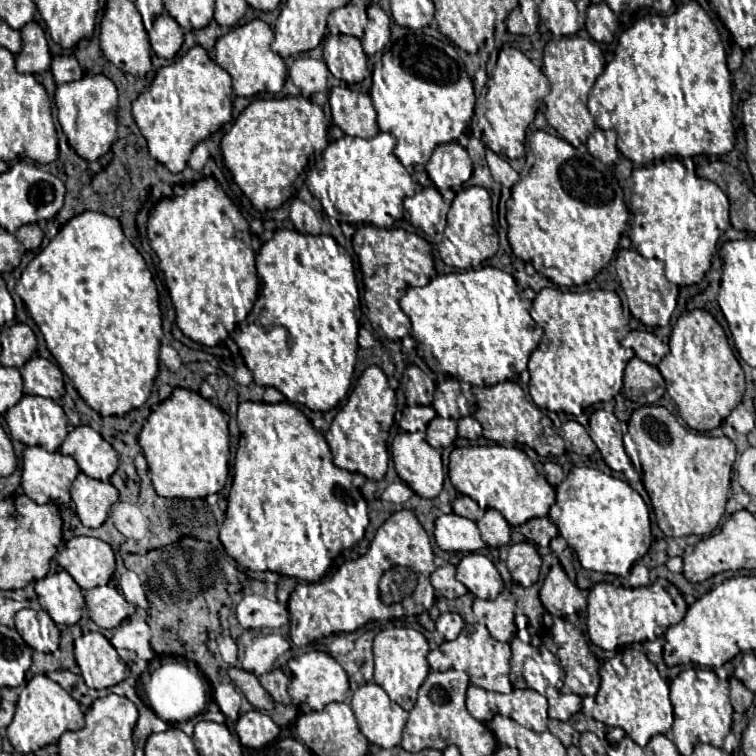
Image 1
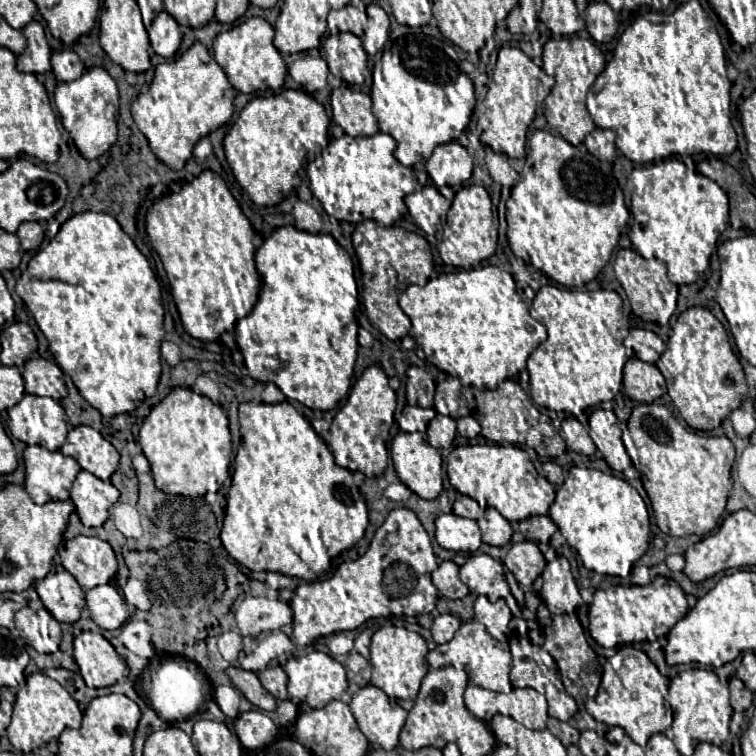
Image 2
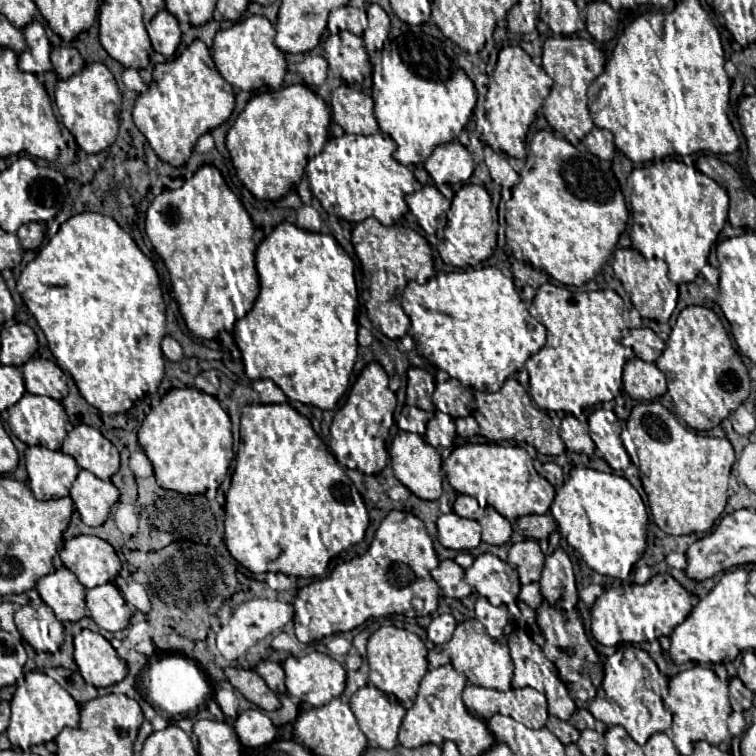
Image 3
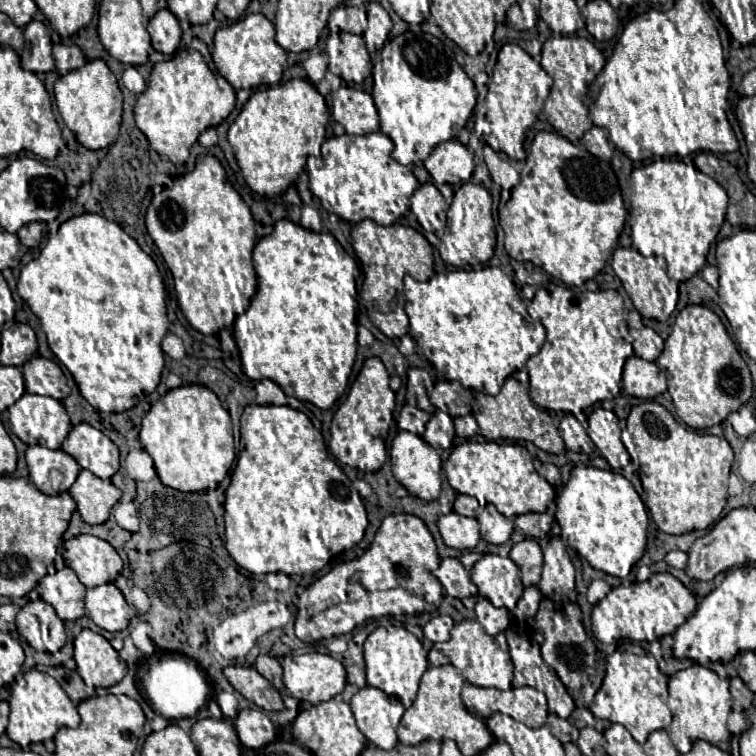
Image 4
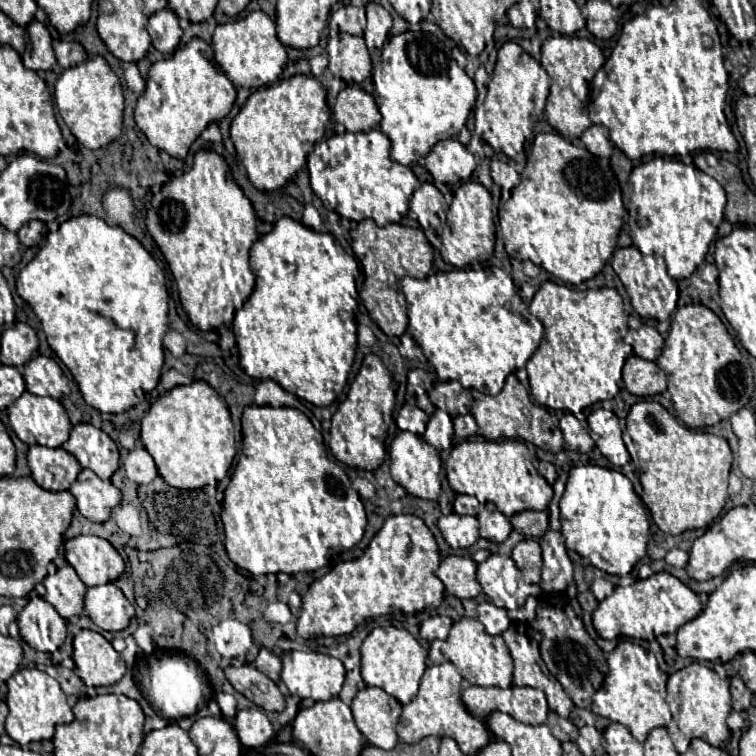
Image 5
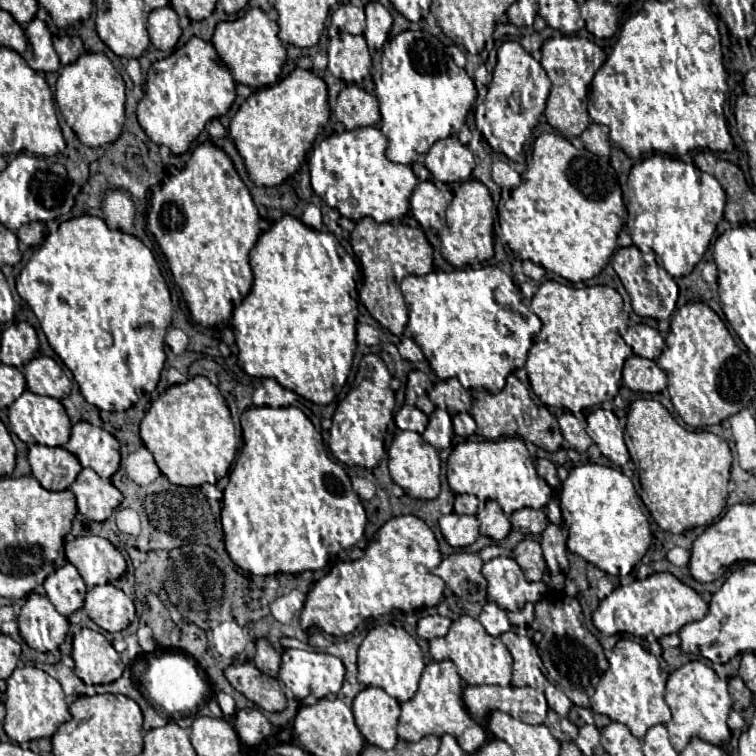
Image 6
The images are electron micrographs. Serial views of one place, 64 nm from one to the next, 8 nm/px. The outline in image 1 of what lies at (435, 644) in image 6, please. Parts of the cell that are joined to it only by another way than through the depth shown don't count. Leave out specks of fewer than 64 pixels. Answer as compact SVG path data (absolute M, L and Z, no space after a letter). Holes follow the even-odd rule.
M466 624L460 632L460 636L452 642L442 642L436 650L432 650L428 654L428 664L432 670L462 670L470 676L470 682L474 686L480 686L484 690L492 690L492 692L502 692L502 694L510 694L512 692L512 684L510 684L510 646L506 642L498 642L492 640L488 628L484 628L482 624Z

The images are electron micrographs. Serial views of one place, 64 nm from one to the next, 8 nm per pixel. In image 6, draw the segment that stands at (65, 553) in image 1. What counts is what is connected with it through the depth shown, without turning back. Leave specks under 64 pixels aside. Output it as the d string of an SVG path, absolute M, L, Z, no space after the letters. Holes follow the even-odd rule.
M82 536L66 544L66 556L84 578L88 588L110 584L126 572L126 560L106 538Z

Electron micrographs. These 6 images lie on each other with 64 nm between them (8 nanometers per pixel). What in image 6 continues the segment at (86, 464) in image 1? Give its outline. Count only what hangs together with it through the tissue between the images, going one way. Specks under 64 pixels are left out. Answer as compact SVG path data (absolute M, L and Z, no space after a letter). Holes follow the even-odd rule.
M90 422L74 424L70 442L64 448L72 452L84 468L92 468L104 480L112 478L120 468L120 442Z

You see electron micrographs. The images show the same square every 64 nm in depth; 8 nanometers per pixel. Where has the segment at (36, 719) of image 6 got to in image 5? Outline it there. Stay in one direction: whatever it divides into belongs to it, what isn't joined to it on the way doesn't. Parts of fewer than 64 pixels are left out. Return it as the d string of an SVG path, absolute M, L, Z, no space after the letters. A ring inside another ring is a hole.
M22 668L6 684L8 684L6 704L10 710L6 716L6 734L20 746L52 738L54 728L58 724L70 724L74 720L72 708L66 702L66 694L62 692L60 684L46 672L38 668Z

